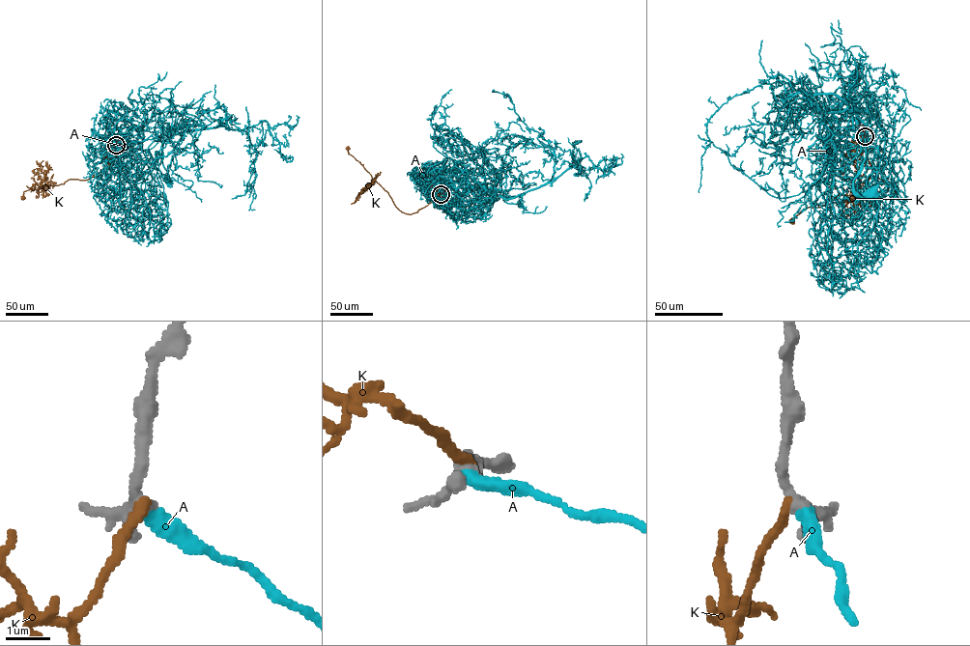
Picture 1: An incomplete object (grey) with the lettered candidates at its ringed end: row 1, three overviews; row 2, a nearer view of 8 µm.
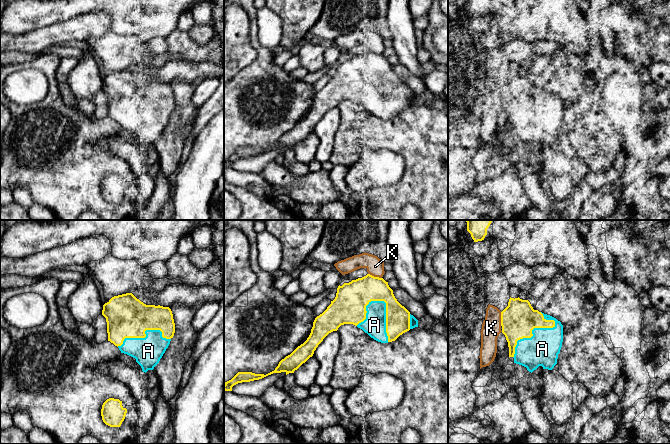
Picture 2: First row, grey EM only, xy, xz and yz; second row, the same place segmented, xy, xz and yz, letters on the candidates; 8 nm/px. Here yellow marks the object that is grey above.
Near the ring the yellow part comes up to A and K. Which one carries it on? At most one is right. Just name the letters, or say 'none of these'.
A

